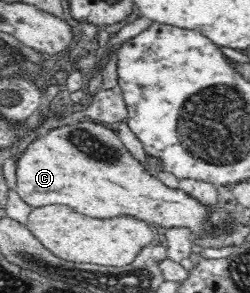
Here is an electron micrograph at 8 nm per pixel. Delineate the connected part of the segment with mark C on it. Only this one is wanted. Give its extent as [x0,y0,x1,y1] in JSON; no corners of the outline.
[16,119,234,239]

